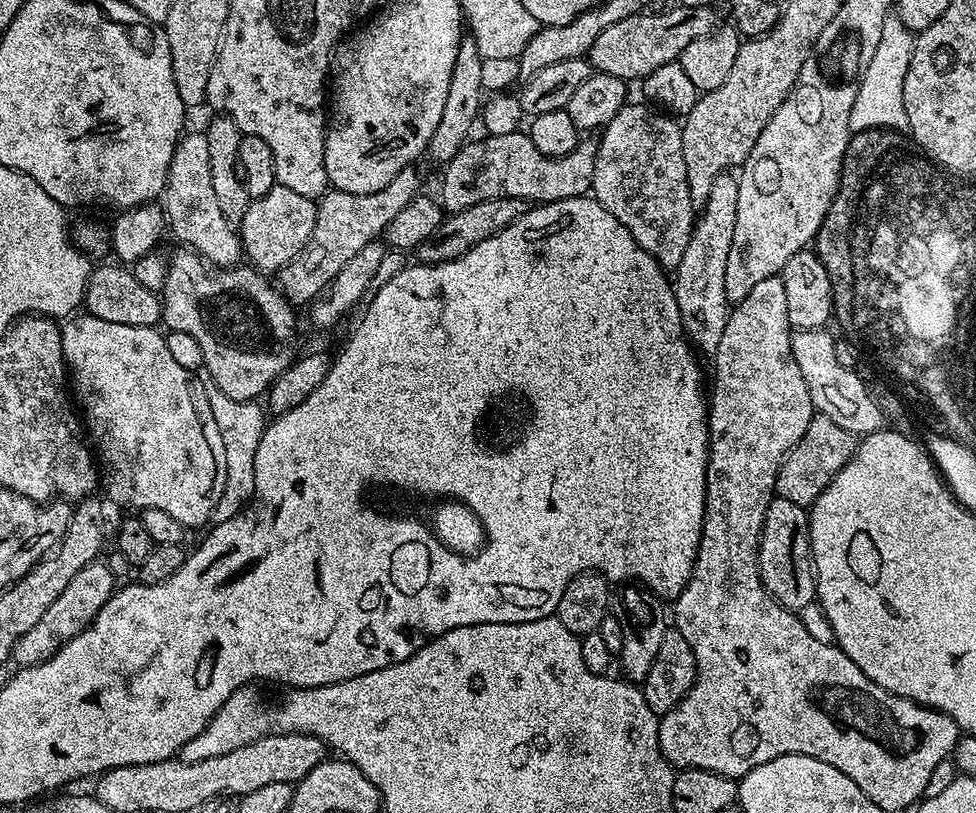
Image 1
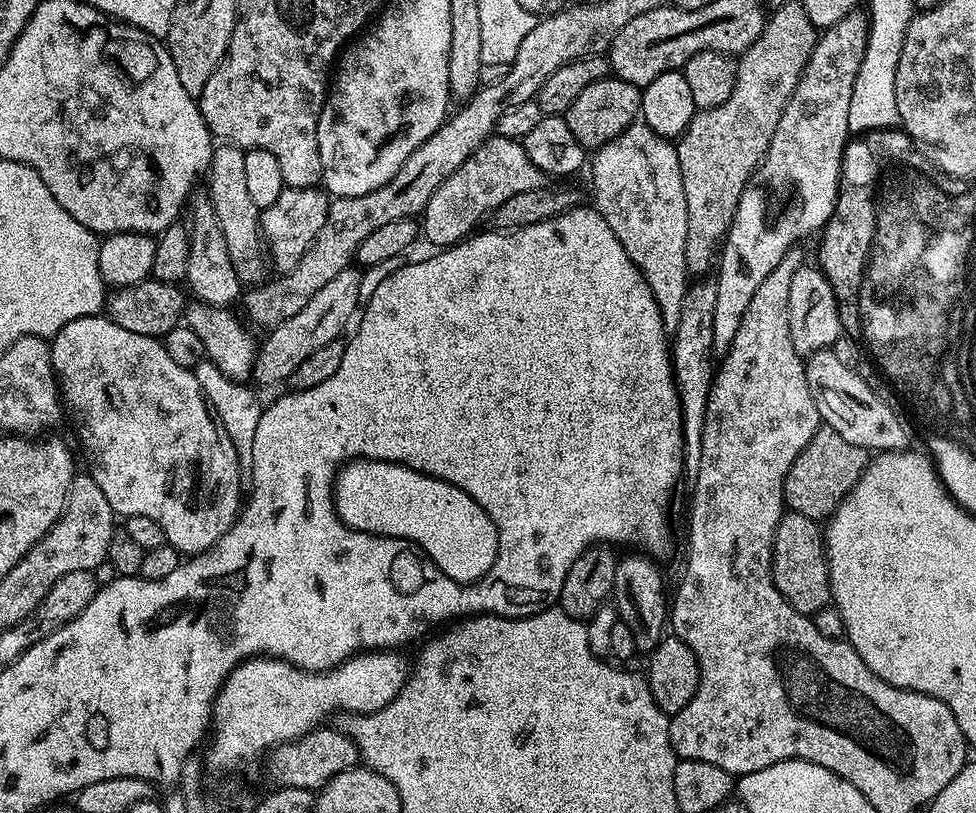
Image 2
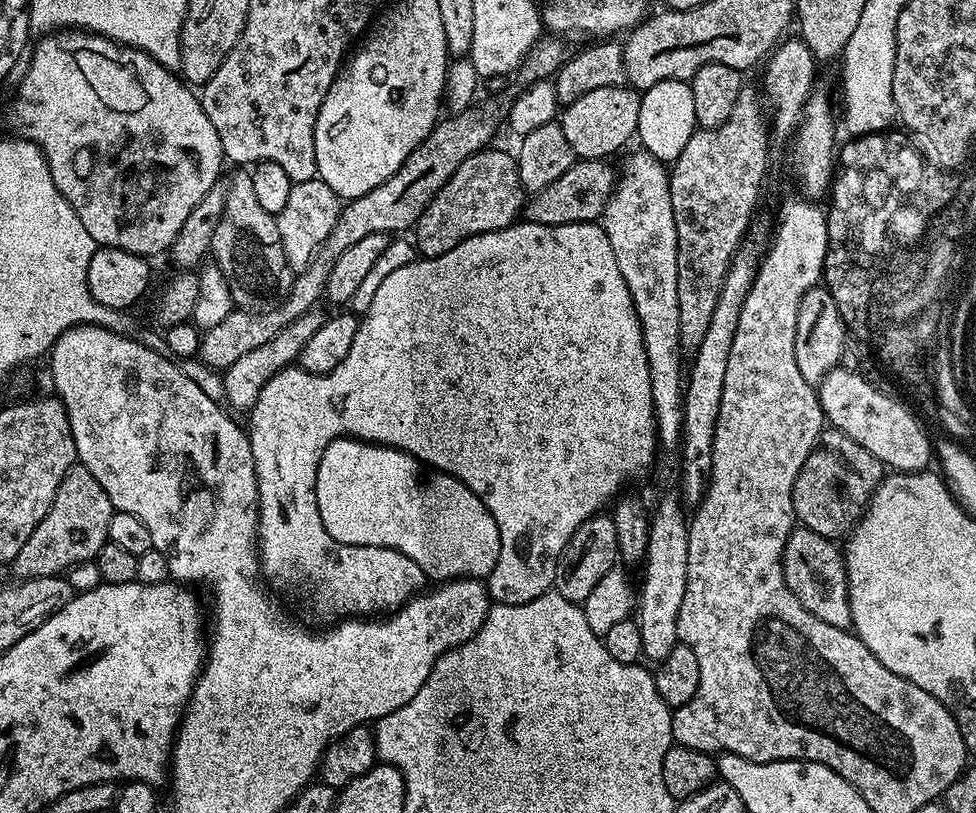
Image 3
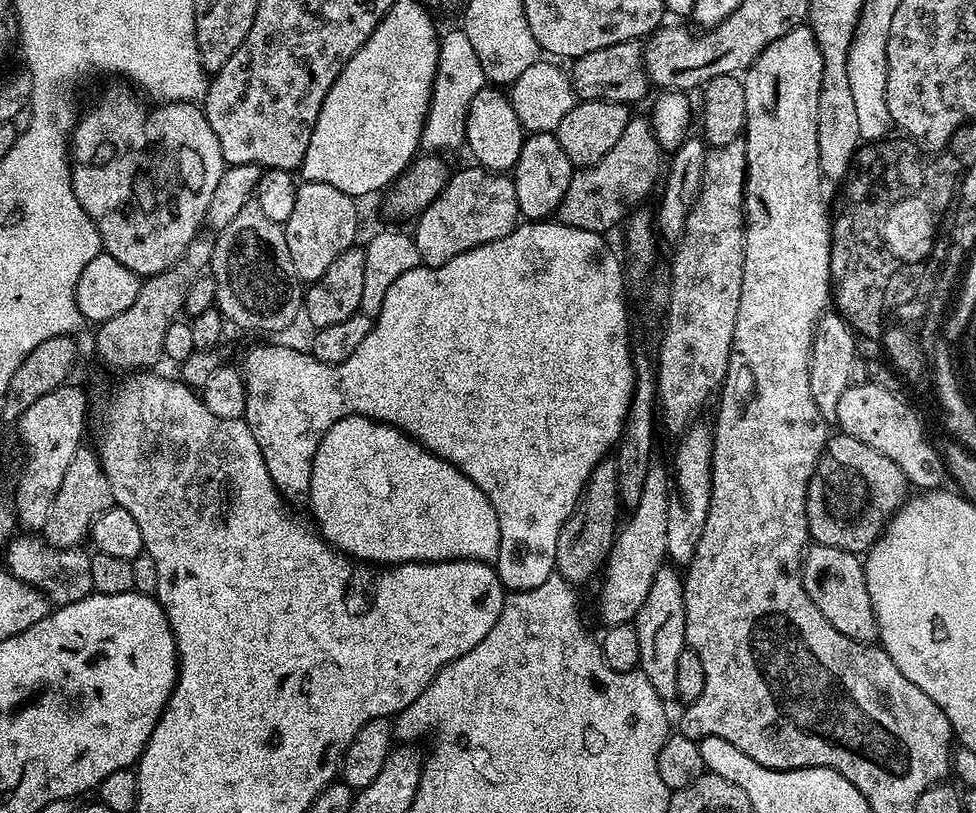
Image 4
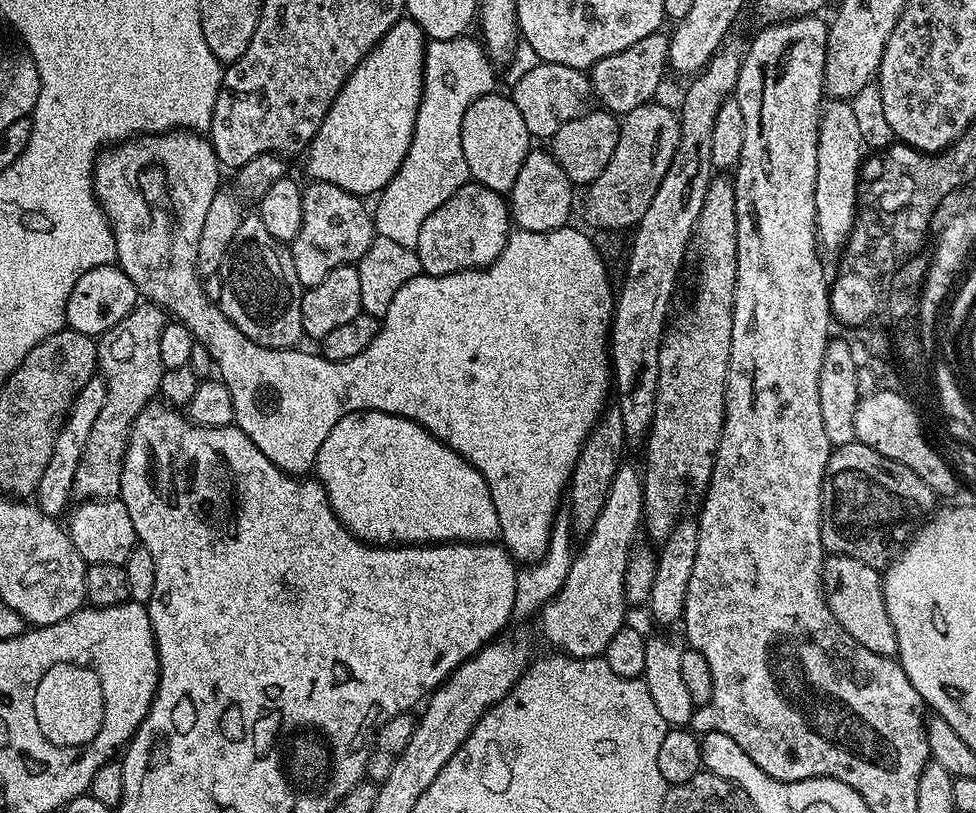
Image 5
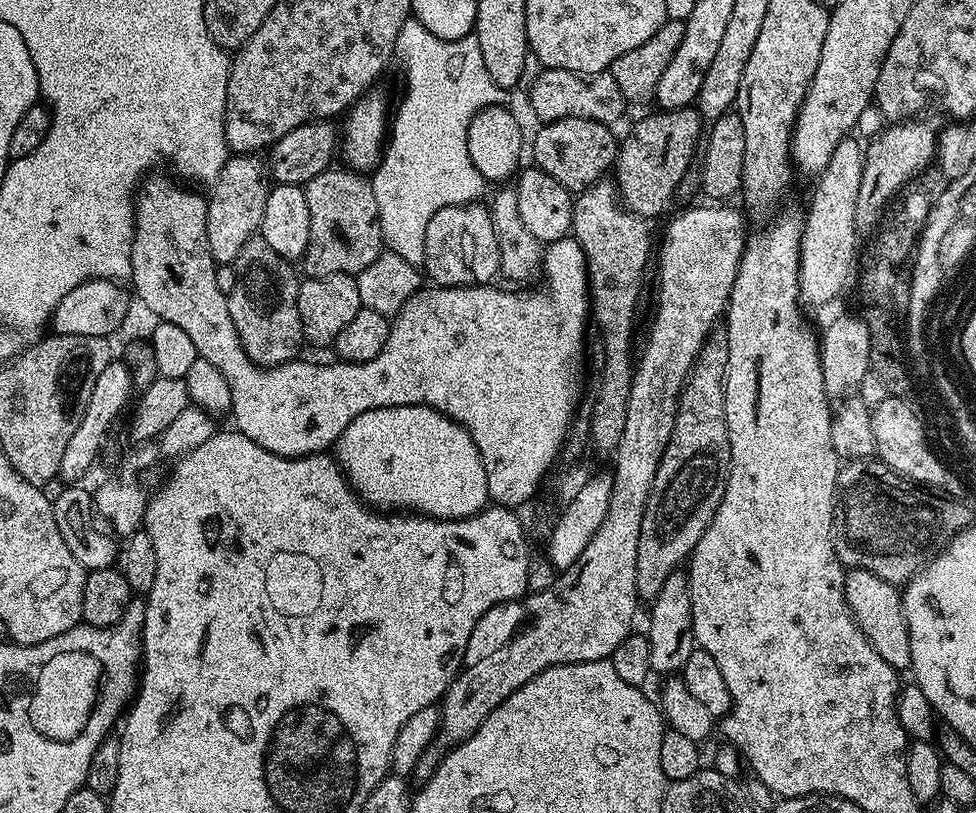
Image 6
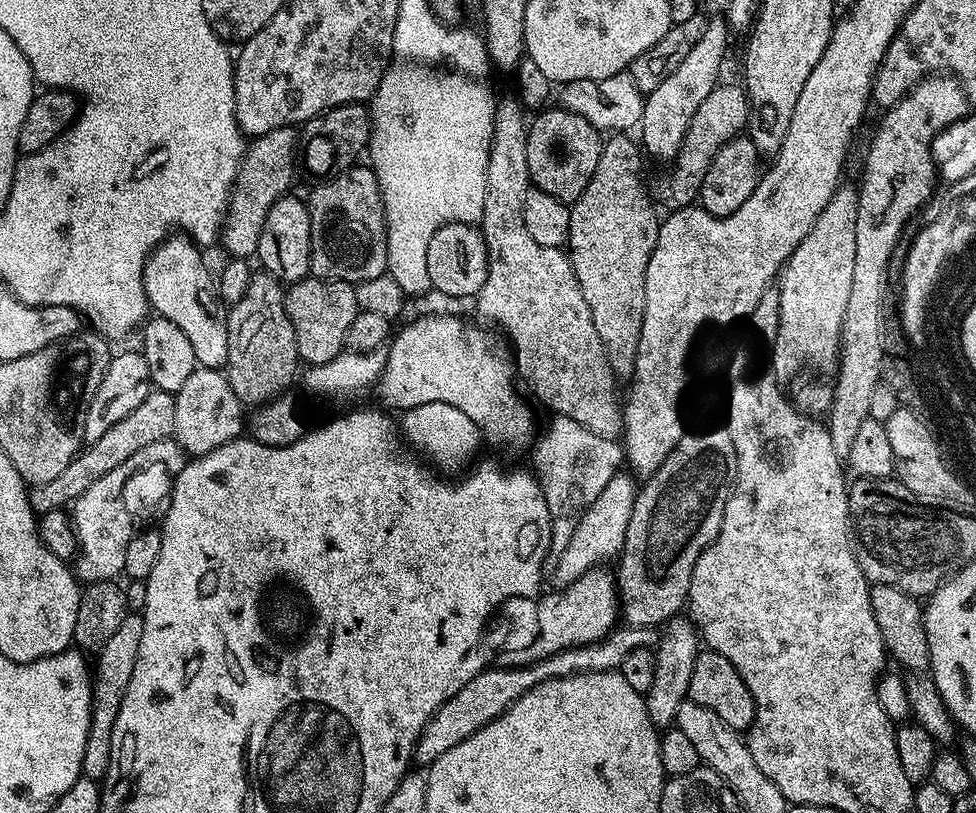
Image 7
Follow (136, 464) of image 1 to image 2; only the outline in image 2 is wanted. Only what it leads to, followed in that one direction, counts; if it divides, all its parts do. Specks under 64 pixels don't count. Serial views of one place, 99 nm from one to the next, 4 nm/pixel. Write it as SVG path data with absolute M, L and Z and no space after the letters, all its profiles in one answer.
M104 314L83 316L74 318L74 322L66 322L66 326L62 326L62 330L58 330L58 334L51 337L50 347L52 349L52 365L56 371L60 389L60 402L67 419L68 416L72 419L72 428L76 431L81 446L84 447L84 456L88 459L87 475L92 476L94 482L98 482L102 494L106 494L106 502L110 502L117 517L151 518L154 522L158 522L158 526L162 526L165 541L182 554L204 552L210 546L214 546L214 542L218 542L218 538L222 538L222 534L226 534L228 527L236 521L236 517L242 511L242 496L240 500L242 469L239 456L235 452L230 438L221 429L216 417L210 411L208 401L205 400L193 369L178 366L178 362L171 360L170 354L166 354L163 343L157 337L133 334L130 330L122 330L122 326L118 326Z

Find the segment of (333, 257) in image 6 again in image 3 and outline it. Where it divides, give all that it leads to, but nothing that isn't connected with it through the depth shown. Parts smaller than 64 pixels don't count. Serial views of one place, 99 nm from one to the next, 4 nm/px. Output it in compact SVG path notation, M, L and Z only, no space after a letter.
M319 178L292 185L286 206L282 206L282 210L275 217L278 238L282 242L286 262L292 267L293 273L304 272L326 242L326 238L330 238L334 222L338 222L341 207L342 197L334 194L334 190L330 190L330 186L326 186L326 182L322 182Z

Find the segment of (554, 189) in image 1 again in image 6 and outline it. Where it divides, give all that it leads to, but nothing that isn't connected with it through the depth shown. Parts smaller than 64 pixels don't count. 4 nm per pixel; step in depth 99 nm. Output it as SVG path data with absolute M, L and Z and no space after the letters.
M483 203L446 206L430 218L424 239L423 271L433 285L441 288L466 288L470 284L488 284L500 270L498 238L494 238L491 211Z

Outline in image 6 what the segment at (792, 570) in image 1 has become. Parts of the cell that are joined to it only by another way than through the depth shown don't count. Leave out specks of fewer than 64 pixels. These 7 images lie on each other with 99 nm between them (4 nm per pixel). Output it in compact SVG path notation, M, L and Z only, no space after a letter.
M853 568L844 573L844 593L848 610L856 620L856 625L866 634L868 641L897 670L908 670L912 667L910 658L910 634L904 617L904 602L899 587L882 578L878 574L870 574L870 570Z

